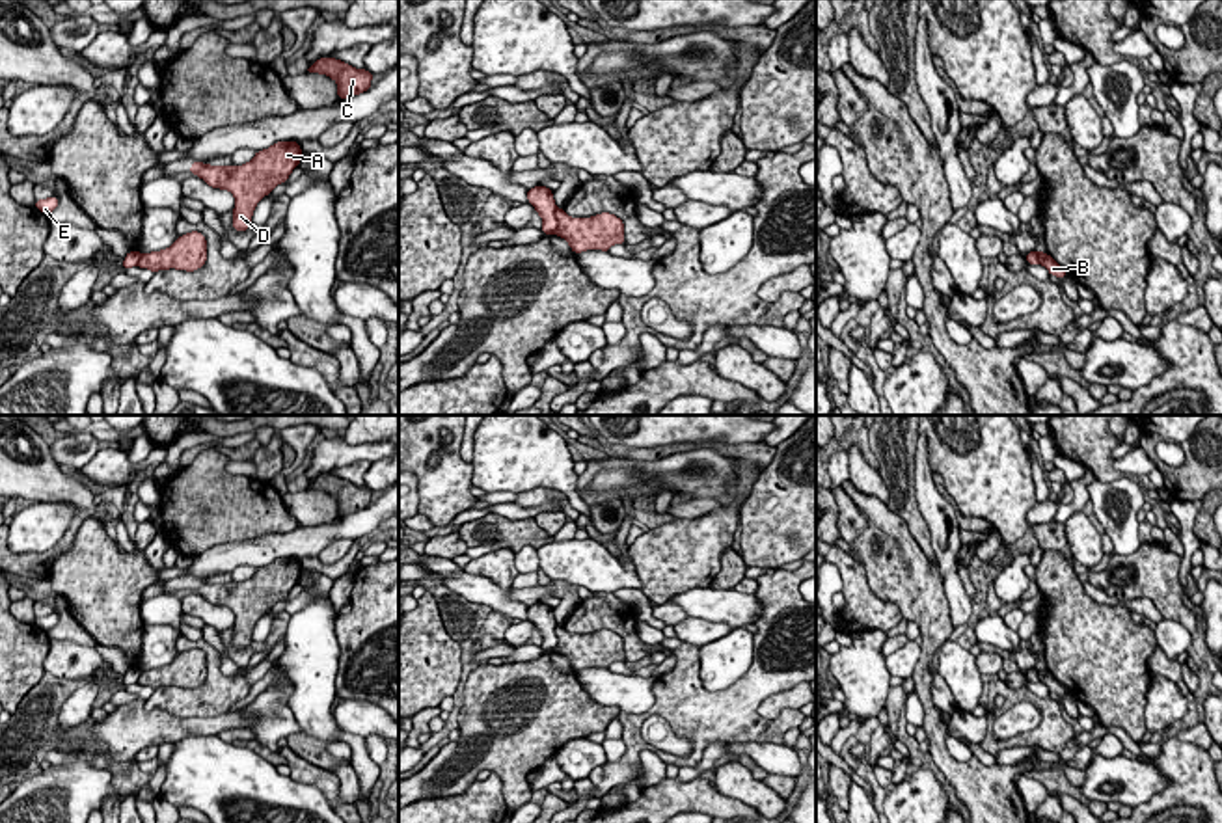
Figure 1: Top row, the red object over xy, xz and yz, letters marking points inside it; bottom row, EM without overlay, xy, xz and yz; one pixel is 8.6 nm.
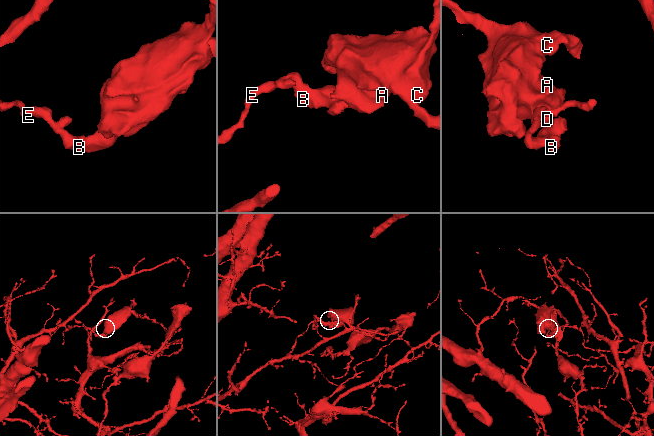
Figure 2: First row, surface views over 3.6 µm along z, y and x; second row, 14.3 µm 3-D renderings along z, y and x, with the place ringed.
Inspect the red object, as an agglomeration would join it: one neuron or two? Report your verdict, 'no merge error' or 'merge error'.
merge error

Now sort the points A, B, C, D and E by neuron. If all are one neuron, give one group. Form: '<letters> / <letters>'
A B C D / E

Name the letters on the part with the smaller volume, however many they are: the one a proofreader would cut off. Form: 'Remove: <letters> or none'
Remove: A, B, C, D

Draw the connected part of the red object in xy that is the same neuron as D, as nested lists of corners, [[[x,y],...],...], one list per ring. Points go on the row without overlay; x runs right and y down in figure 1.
[[[289,557],[257,568],[242,583],[210,583],[192,577],[190,590],[209,603],[229,607],[235,613],[233,646],[246,648],[251,642],[257,620],[289,596],[292,587],[298,585],[300,573],[300,560]]]

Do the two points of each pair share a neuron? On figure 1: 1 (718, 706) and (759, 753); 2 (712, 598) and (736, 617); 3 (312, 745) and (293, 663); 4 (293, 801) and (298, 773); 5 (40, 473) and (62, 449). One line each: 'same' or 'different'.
1: different
2: same
3: different
4: different
5: different

